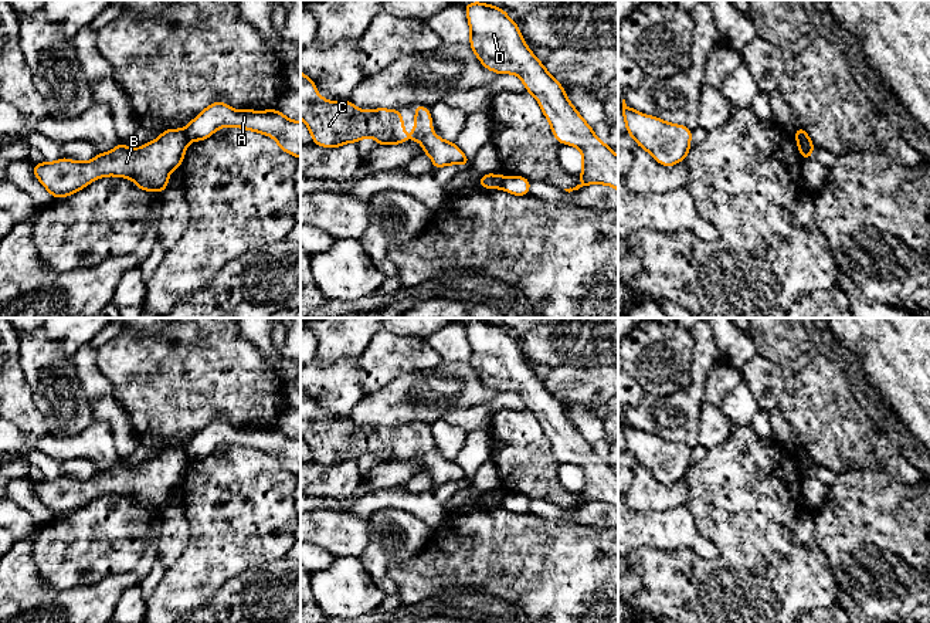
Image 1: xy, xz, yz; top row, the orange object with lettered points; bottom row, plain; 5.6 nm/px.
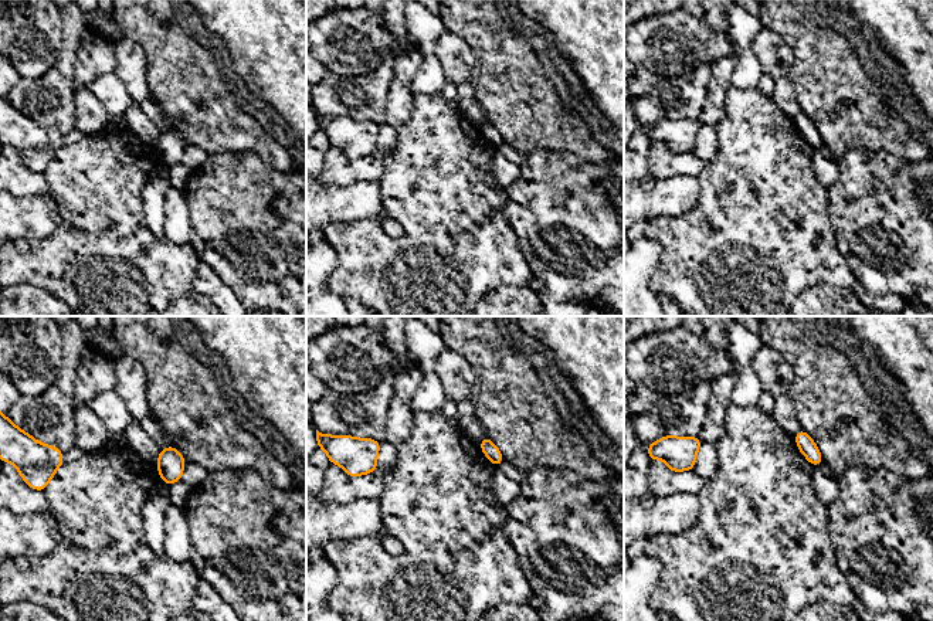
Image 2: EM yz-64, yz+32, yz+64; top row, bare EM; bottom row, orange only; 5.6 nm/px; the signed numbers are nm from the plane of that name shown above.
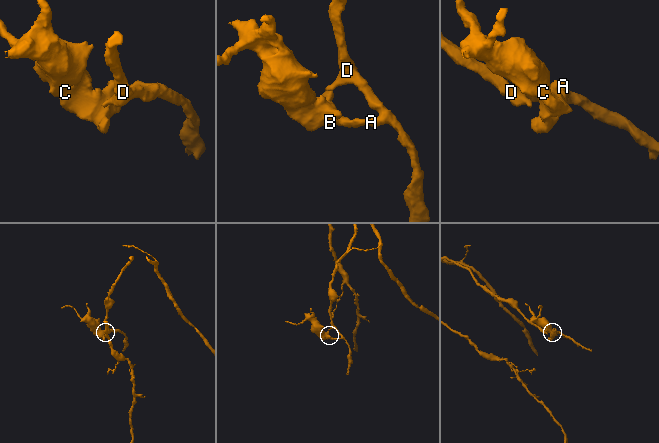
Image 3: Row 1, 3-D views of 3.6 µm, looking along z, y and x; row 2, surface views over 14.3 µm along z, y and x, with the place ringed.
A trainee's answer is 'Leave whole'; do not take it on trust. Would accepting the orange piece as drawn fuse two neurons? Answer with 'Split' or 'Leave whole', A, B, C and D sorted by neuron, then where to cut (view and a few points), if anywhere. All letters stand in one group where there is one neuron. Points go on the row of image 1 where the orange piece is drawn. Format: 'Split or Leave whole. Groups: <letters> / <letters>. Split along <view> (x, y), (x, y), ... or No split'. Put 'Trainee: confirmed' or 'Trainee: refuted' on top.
Trainee: refuted
Split. Groups: A D / B C. Split along yz (796, 135), (810, 141)

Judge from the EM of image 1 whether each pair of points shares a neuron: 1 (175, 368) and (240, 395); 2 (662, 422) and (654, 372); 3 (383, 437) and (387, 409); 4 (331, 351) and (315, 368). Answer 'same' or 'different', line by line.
1: same
2: different
3: different
4: different

